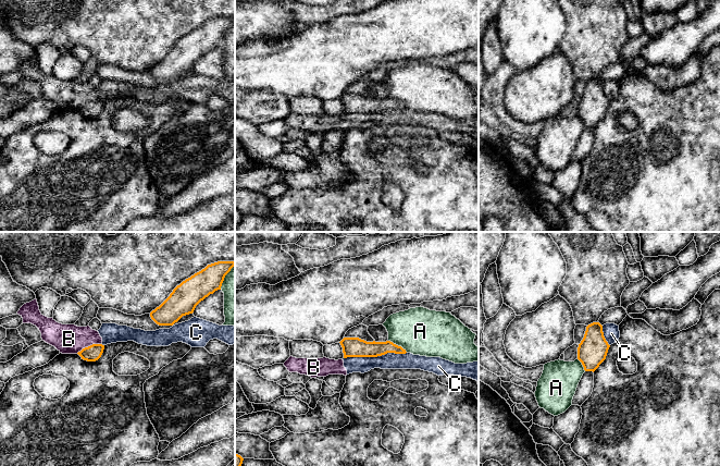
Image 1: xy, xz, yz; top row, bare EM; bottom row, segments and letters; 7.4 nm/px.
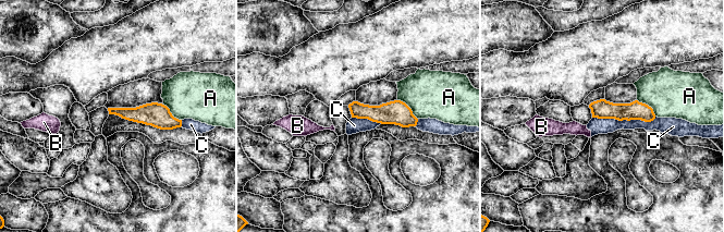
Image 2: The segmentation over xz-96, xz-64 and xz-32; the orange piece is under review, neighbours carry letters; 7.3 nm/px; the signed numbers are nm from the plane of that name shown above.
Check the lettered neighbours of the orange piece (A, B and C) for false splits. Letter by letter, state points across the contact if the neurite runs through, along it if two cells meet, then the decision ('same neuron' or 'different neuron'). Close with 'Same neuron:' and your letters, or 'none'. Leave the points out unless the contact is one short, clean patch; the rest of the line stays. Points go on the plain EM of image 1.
A: different neuron
B: border xy (100, 99), (85, 102), (76, 109); different neuron
C: different neuron
Same neuron: none

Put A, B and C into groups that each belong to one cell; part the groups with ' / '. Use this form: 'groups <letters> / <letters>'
groups A / B C

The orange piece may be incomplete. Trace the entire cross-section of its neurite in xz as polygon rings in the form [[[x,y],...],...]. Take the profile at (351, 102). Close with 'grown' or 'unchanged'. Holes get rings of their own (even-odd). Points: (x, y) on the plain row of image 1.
[[[344,94],[340,98],[343,103],[344,114],[347,113],[377,113],[387,109],[406,110],[406,106],[394,100],[390,97],[386,98],[367,98],[359,94]]]; unchanged

